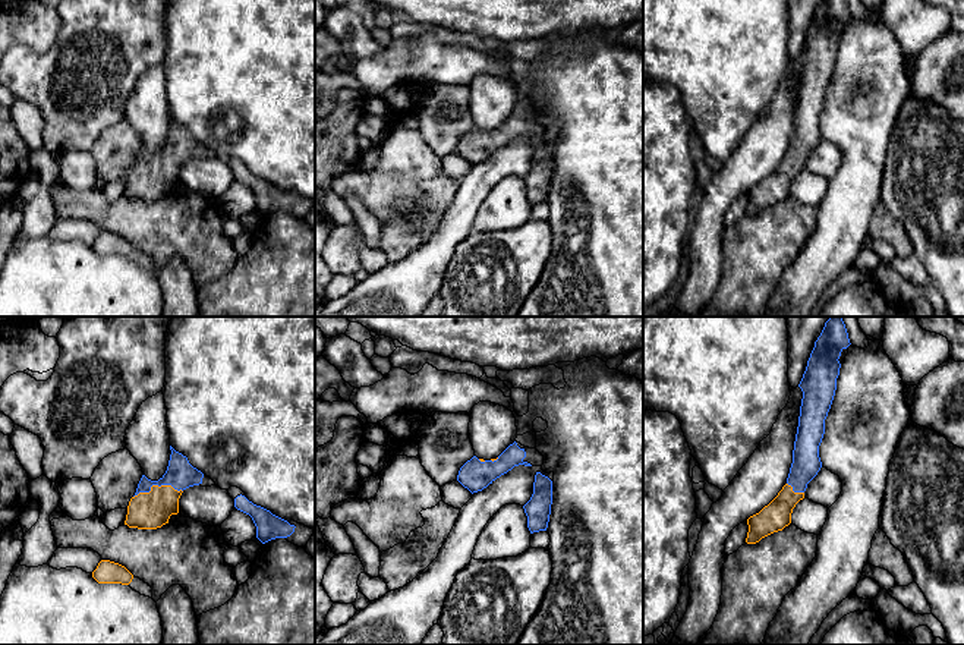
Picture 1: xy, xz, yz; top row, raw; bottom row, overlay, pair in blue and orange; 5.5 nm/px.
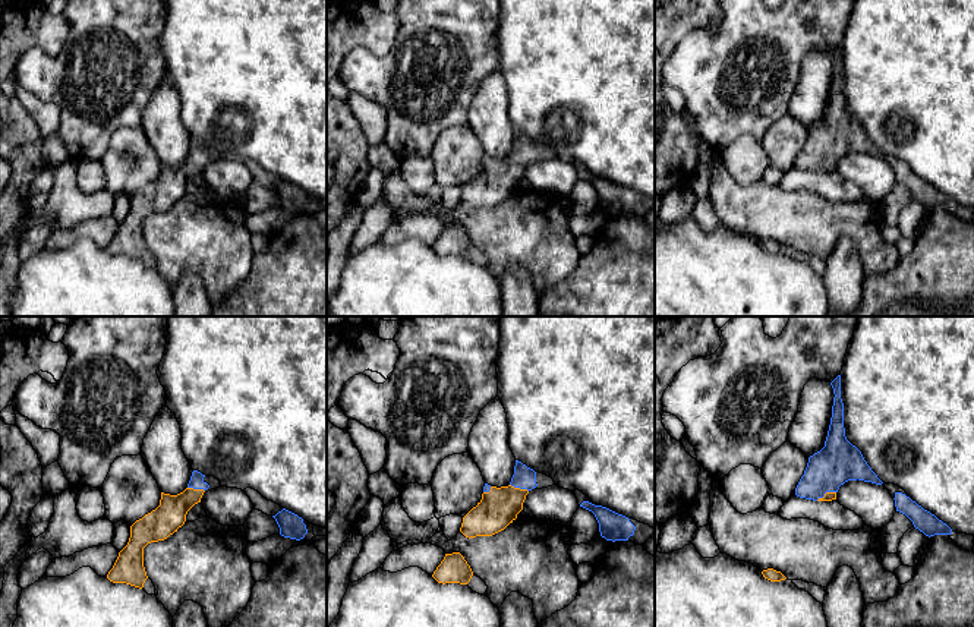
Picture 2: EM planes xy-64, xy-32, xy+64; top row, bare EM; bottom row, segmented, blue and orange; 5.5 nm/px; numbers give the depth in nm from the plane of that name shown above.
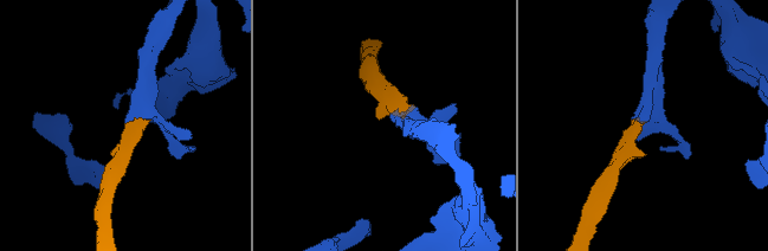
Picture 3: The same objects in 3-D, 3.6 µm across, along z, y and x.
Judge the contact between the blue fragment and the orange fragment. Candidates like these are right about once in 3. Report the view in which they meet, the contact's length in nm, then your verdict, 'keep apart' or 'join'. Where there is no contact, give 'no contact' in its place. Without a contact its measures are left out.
contact in xy; length 280 nm; join

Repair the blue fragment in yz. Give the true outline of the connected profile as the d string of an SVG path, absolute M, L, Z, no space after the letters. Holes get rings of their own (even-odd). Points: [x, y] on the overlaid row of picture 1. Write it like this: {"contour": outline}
{"contour": "M831 317L815 342L798 384L803 399L787 484L768 506L747 519L747 544L756 544L762 538L788 526L793 509L804 498L807 484L820 471L819 446L825 434L825 419L837 390L841 368L838 359L850 344L842 318Z"}

